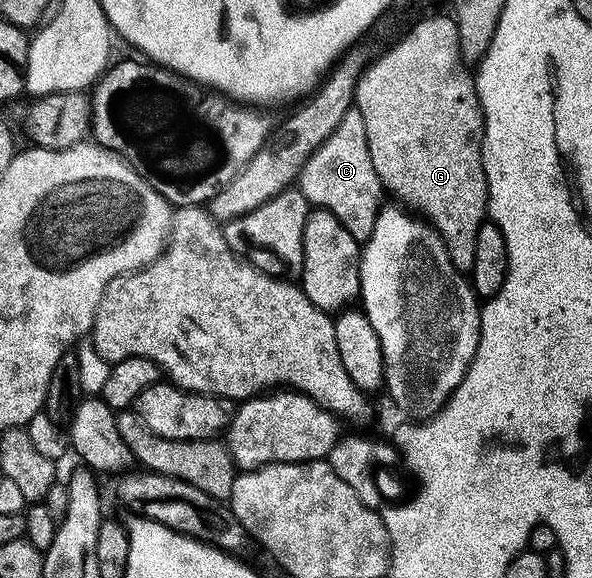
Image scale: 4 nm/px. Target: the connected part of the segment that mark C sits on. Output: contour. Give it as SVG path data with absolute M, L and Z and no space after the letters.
M357 107L344 114L336 130L311 154L297 178L296 187L315 209L331 212L352 238L360 242L369 238L384 204L384 189L372 166L372 154L368 154L364 118L360 118Z

